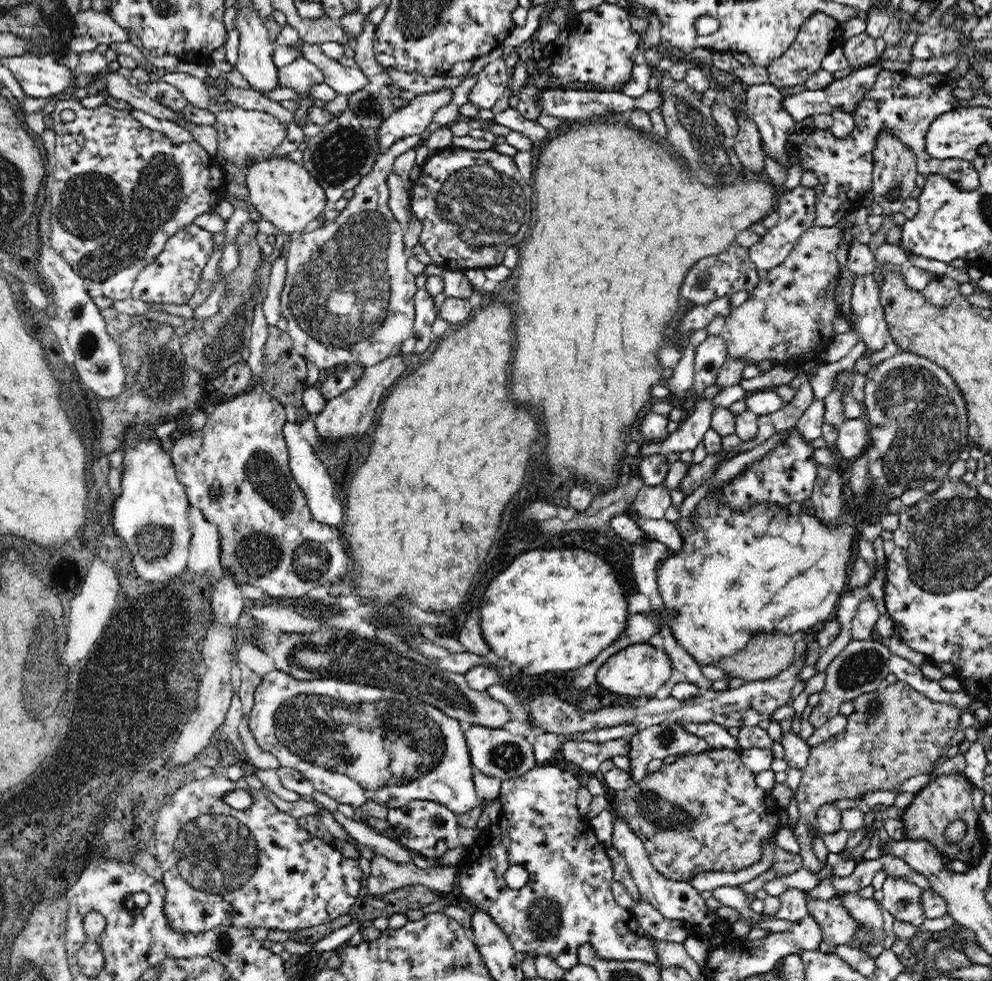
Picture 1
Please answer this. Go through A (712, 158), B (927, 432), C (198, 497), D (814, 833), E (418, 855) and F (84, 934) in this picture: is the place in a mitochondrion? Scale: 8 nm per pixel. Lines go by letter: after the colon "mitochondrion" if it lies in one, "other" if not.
A: mitochondrion
B: mitochondrion
C: other
D: other
E: other
F: other

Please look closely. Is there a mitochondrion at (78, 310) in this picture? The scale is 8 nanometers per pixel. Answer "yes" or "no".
yes

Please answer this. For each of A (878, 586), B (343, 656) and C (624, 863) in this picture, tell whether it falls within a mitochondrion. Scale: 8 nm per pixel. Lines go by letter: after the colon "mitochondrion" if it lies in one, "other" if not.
A: other
B: mitochondrion
C: other

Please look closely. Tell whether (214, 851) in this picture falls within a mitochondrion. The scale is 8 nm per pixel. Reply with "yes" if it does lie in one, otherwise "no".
yes

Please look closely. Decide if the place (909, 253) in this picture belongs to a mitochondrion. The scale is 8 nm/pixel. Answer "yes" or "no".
no

